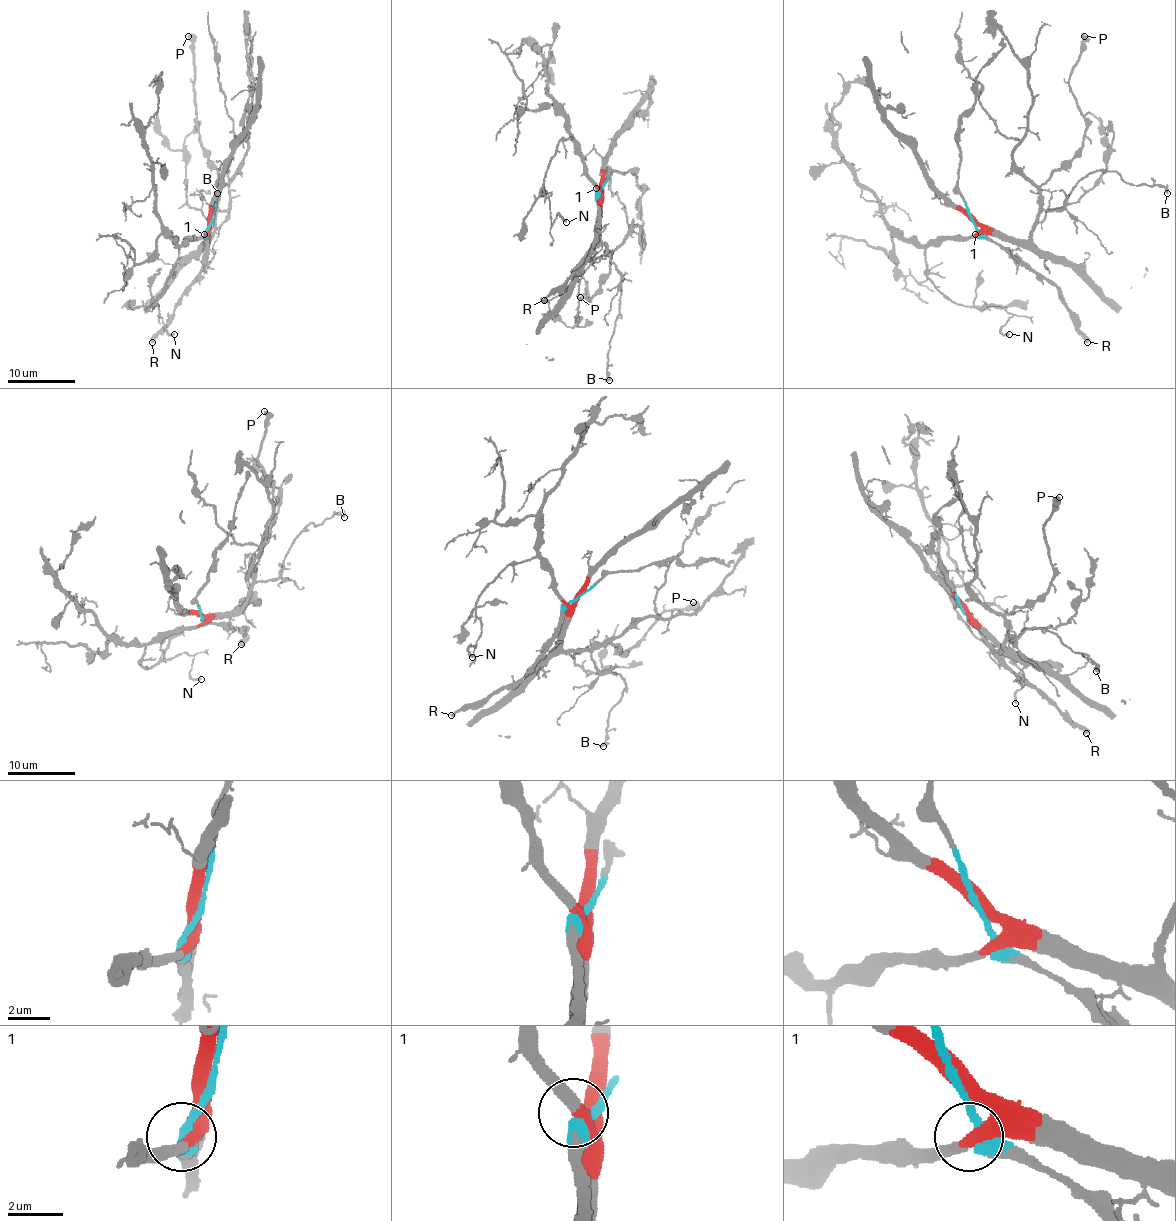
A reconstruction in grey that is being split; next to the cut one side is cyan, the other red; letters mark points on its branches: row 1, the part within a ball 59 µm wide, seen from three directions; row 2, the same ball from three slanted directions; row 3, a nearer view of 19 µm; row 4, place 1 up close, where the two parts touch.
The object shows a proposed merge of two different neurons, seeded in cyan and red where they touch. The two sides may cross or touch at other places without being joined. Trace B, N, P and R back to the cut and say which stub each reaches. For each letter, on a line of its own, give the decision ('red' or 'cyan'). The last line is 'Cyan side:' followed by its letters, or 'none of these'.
B: red
N: red
P: red
R: cyan
Cyan side: R

